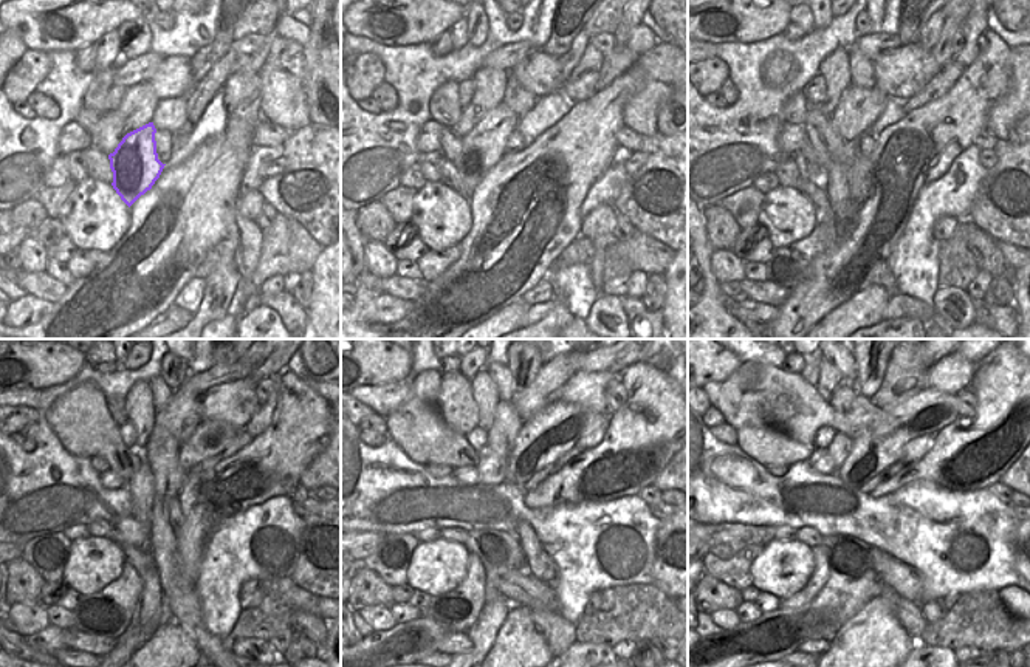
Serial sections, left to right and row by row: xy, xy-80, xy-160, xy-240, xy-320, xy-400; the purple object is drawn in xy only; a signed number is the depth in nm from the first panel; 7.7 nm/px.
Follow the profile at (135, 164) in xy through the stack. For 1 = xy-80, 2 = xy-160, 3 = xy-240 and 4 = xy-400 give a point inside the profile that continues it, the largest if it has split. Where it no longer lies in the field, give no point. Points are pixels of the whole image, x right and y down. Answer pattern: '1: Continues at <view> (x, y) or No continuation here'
1: Continues at xy-80 (482, 149)
2: Continues at xy-160 (858, 109)
3: Continues at xy-240 (185, 403)
4: Continues at xy-400 (908, 370)

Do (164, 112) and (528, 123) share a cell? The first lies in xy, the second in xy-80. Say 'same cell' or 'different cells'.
different cells

